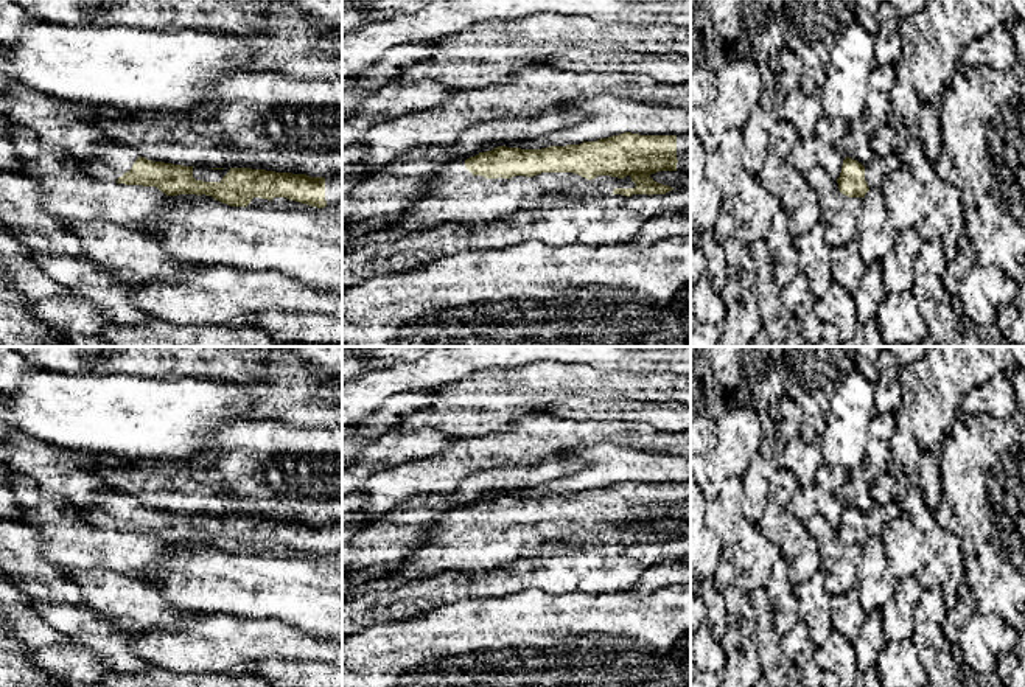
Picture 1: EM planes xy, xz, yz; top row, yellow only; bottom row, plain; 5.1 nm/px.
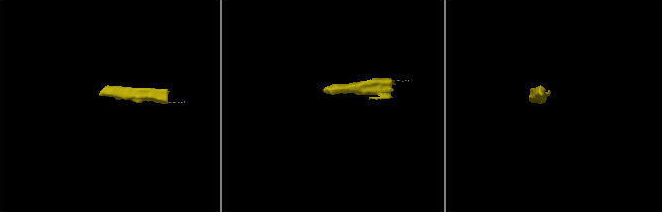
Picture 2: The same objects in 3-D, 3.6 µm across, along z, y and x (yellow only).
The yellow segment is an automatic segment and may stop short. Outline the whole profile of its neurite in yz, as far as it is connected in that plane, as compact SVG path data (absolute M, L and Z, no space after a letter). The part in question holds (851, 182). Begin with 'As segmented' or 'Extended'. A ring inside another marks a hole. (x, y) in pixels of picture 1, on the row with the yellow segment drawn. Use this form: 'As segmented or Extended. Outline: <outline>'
Extended. Outline: M899 155L874 157L866 166L846 157L843 160L840 177L837 179L838 190L848 197L863 199L871 188L880 188L885 177L899 166Z

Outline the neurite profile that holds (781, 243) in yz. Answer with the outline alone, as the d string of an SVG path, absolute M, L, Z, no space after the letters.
M784 210L775 214L765 242L771 256L773 278L779 288L784 288L801 274L798 266L799 253Z

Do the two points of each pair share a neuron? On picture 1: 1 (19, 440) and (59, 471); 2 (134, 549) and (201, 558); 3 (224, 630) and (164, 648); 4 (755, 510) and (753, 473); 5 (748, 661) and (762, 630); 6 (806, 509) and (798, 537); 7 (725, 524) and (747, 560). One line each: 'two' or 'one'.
1: one
2: two
3: one
4: one
5: two
6: two
7: one

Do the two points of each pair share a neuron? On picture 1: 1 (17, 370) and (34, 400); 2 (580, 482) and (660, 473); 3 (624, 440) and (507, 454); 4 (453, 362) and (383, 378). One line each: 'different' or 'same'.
1: different
2: same
3: same
4: same

